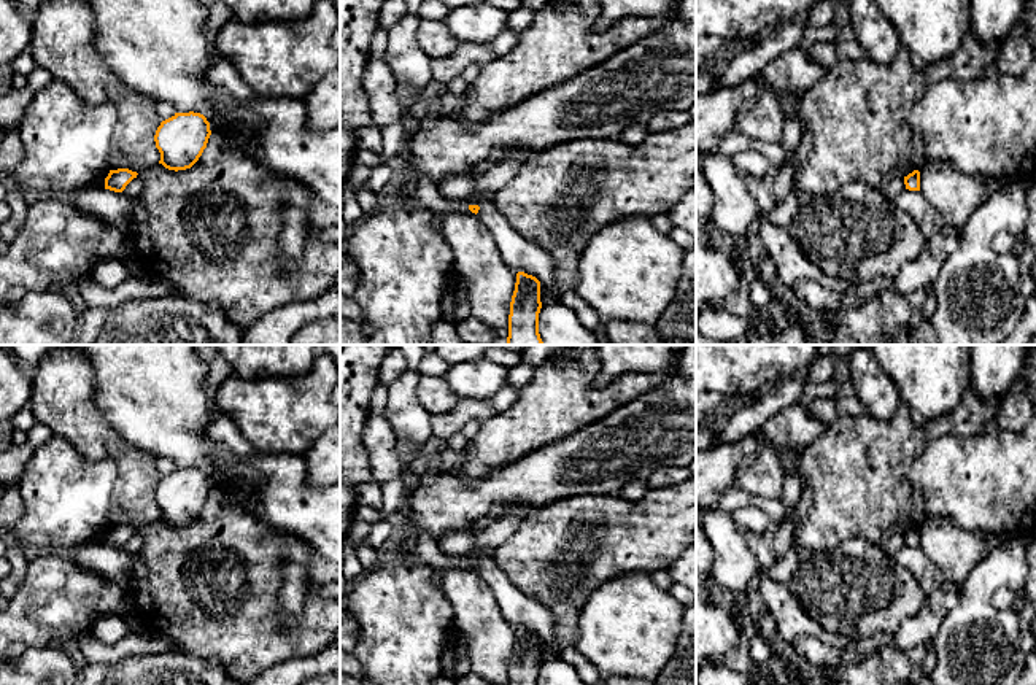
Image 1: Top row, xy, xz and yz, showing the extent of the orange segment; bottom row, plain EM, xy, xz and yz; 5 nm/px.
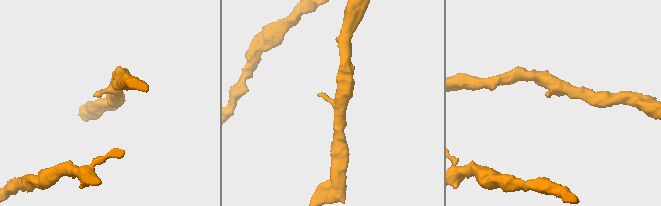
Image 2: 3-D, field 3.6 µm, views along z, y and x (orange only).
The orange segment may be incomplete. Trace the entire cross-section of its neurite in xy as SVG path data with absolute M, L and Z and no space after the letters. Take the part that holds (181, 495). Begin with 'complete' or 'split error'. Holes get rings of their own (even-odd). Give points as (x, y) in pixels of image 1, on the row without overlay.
complete | M175 469L160 478L154 491L159 520L175 528L191 524L207 504L210 491L210 478L203 470Z

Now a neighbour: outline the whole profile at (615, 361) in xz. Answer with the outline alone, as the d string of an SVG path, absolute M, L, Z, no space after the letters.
M596 345L599 372L593 381L602 388L626 373L672 373L678 353L672 345Z

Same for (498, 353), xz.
M488 345L483 356L508 369L521 362L521 354L512 351L505 345Z

